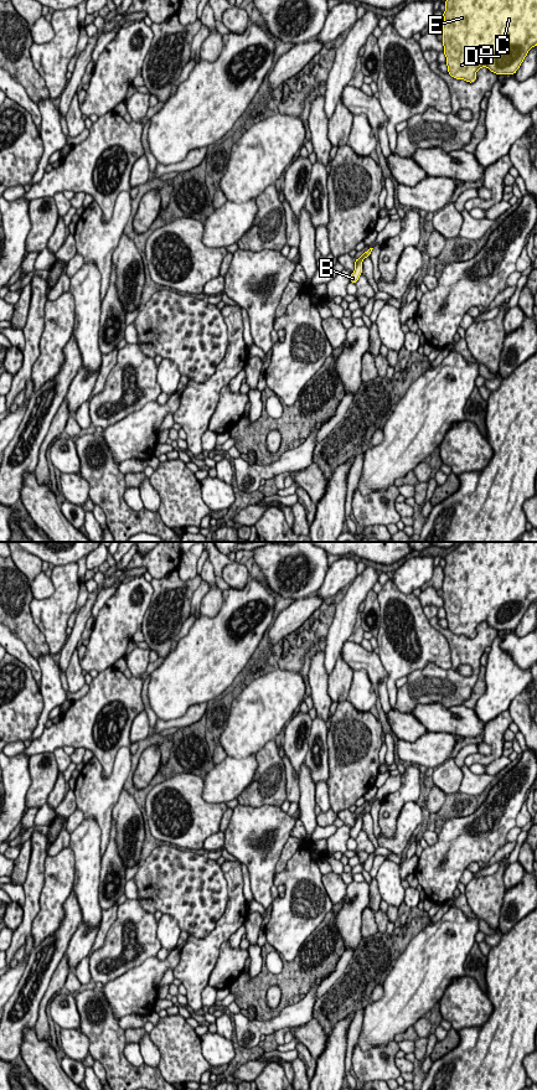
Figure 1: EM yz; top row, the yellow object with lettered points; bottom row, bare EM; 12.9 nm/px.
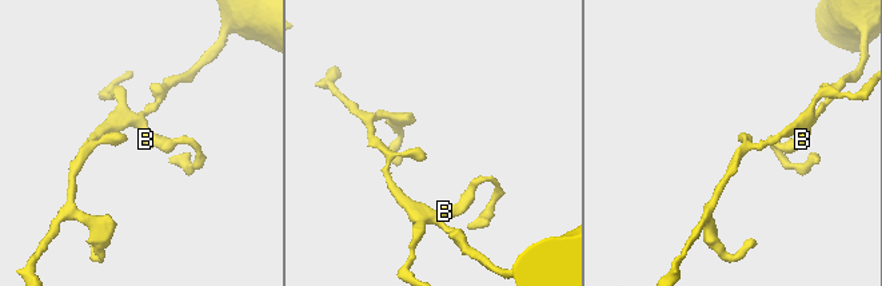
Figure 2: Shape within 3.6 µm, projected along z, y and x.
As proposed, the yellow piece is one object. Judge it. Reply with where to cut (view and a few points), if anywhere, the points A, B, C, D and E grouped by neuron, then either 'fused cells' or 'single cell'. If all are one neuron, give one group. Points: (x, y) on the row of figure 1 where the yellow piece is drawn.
cut none; groups A B C D E; single cell

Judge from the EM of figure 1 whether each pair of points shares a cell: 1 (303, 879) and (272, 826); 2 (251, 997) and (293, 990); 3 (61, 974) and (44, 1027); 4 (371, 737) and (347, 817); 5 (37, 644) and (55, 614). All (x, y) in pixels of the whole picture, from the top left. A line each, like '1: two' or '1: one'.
1: two
2: one
3: one
4: two
5: two

